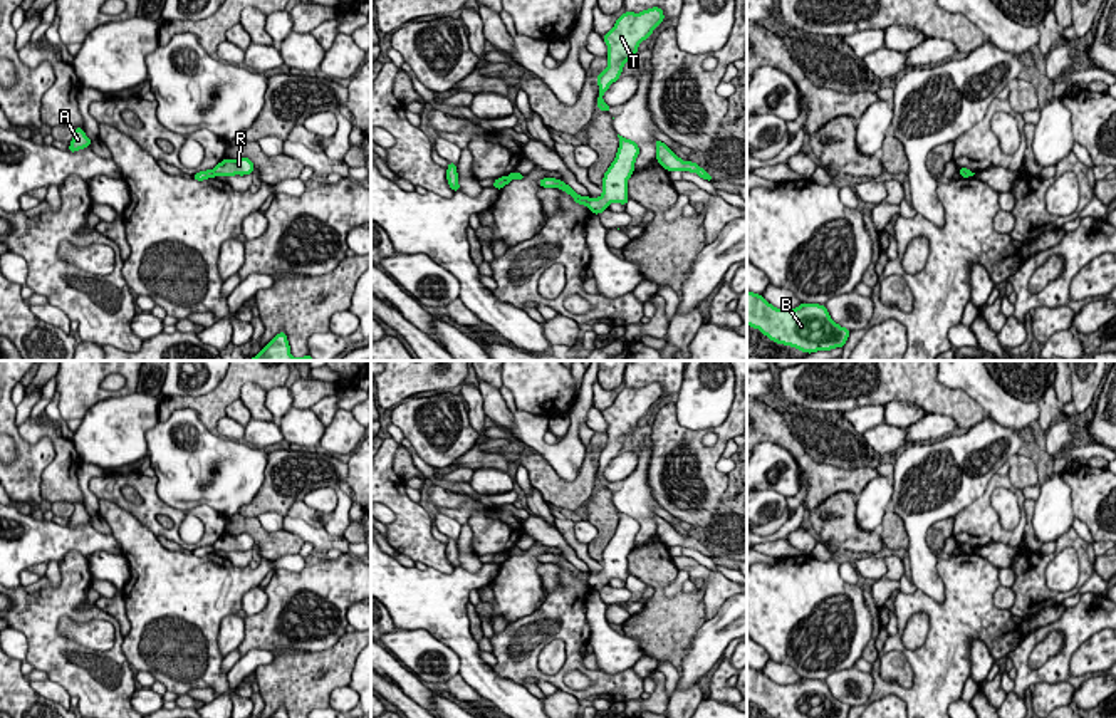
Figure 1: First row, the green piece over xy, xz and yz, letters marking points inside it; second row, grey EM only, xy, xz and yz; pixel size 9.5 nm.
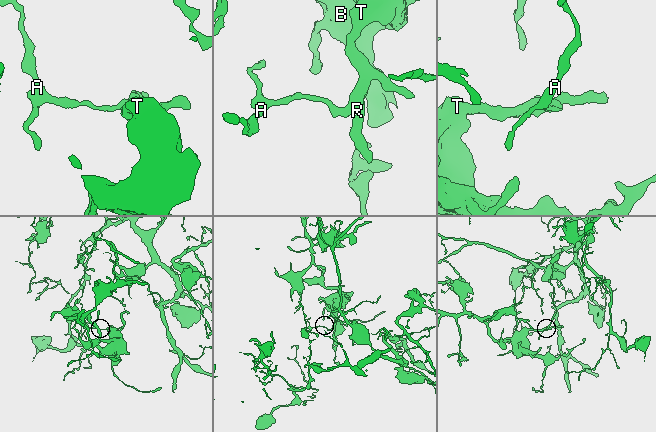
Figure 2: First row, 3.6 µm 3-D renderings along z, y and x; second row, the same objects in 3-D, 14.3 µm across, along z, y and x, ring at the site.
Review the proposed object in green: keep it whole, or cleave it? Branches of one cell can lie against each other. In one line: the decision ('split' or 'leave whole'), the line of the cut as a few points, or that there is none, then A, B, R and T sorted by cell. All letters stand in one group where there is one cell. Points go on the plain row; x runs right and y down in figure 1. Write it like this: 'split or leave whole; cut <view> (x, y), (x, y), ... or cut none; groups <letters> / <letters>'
split; cut xz (591, 574), (586, 581); groups A / B R T

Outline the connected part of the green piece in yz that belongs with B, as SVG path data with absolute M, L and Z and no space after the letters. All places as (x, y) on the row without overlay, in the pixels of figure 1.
M747 666L747 701L774 718L847 718L849 705L831 695L821 679L777 684L762 671Z

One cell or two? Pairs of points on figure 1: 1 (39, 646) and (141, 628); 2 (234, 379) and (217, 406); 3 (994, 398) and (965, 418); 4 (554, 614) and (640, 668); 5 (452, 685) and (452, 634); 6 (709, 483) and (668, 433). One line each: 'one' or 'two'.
1: two
2: one
3: two
4: two
5: two
6: one

